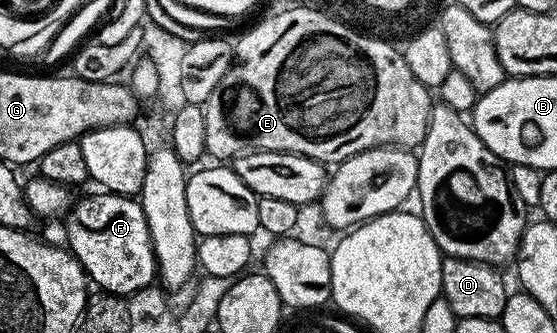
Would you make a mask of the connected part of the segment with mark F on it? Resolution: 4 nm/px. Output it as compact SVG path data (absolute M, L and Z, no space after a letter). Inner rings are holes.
M94 191L91 197L83 201L75 200L69 213L64 218L66 224L66 241L71 253L77 257L84 267L87 278L94 281L103 293L135 293L141 289L149 289L155 284L158 272L158 258L154 256L152 239L148 231L148 223L144 219L141 200L134 197L121 197L118 193Z

